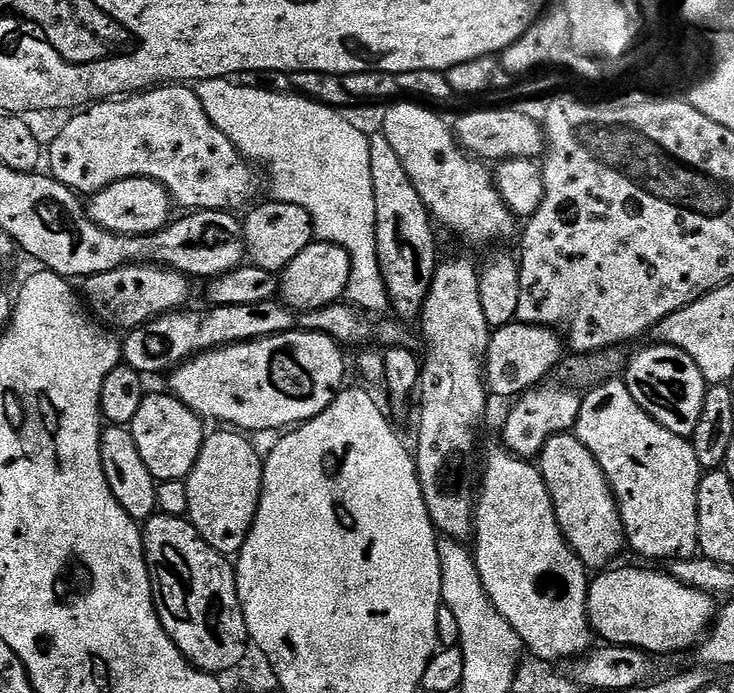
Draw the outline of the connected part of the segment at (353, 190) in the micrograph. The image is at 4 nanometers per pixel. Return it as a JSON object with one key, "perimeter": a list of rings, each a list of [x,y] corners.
{"perimeter":[[[231,79],[202,80],[194,91],[202,110],[234,142],[234,146],[253,165],[268,168],[268,188],[271,199],[302,206],[312,219],[312,230],[317,241],[337,244],[350,254],[350,282],[346,300],[364,314],[389,311],[388,282],[380,273],[380,247],[376,245],[376,207],[374,206],[374,182],[370,178],[370,136],[355,128],[344,117],[343,111],[318,104],[307,96],[270,92],[267,88],[244,88]]]}

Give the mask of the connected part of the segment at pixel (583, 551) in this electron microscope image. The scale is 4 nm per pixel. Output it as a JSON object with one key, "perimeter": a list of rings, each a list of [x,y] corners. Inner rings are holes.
{"perimeter":[[[560,433],[550,438],[550,441],[540,452],[538,467],[547,484],[559,528],[564,534],[564,539],[576,552],[576,556],[583,561],[587,569],[602,570],[609,567],[614,562],[612,560],[621,550],[625,549],[626,537],[620,518],[619,505],[616,503],[612,488],[605,478],[604,471],[598,466],[597,460],[590,454],[585,444],[575,436],[575,433]]]}

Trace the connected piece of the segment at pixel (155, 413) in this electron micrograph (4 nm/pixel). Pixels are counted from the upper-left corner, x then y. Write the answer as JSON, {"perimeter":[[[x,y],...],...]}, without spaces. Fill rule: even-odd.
{"perimeter":[[[149,391],[145,395],[142,406],[138,406],[138,414],[134,414],[130,431],[134,446],[138,446],[138,454],[142,454],[142,462],[146,462],[146,470],[150,470],[157,482],[187,481],[204,445],[205,421],[190,411],[175,394],[164,392]]]}

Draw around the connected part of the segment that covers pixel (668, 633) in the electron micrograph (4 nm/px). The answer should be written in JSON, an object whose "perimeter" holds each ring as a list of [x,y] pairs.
{"perimeter":[[[616,568],[604,570],[600,576],[588,585],[588,623],[593,633],[601,636],[604,644],[625,644],[642,651],[684,652],[687,648],[695,649],[700,641],[708,635],[717,615],[718,604],[715,604],[713,593],[703,592],[697,588],[678,582],[667,571],[651,572],[648,568]]]}

